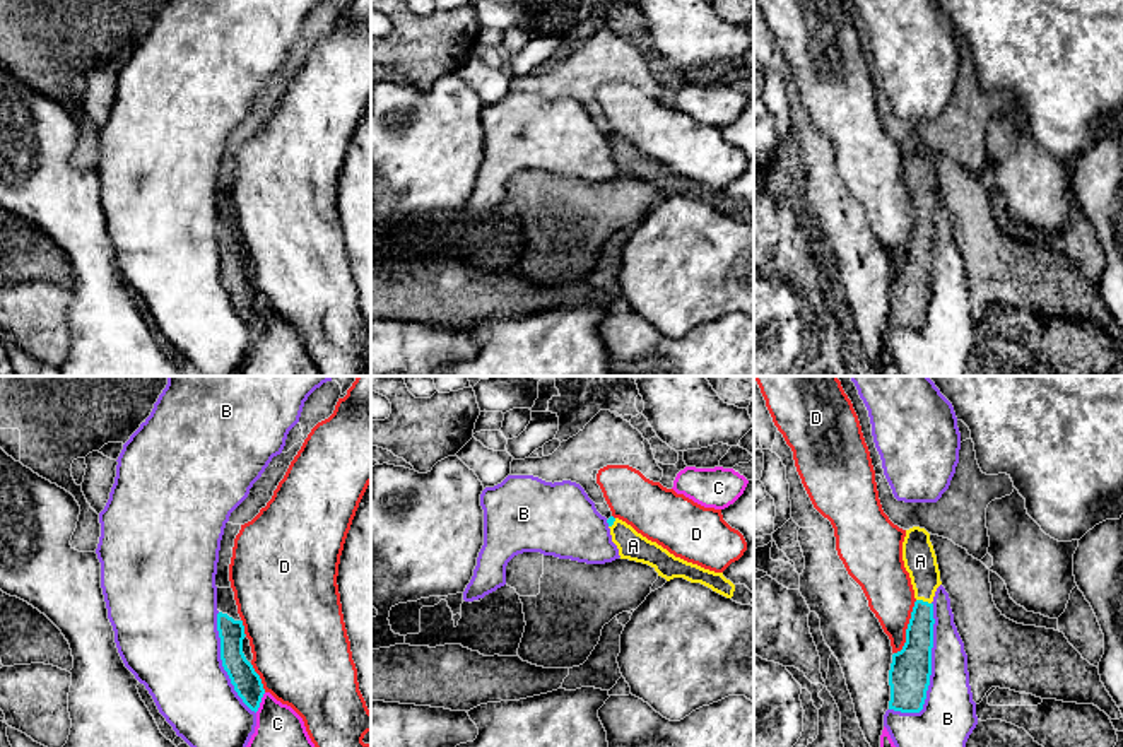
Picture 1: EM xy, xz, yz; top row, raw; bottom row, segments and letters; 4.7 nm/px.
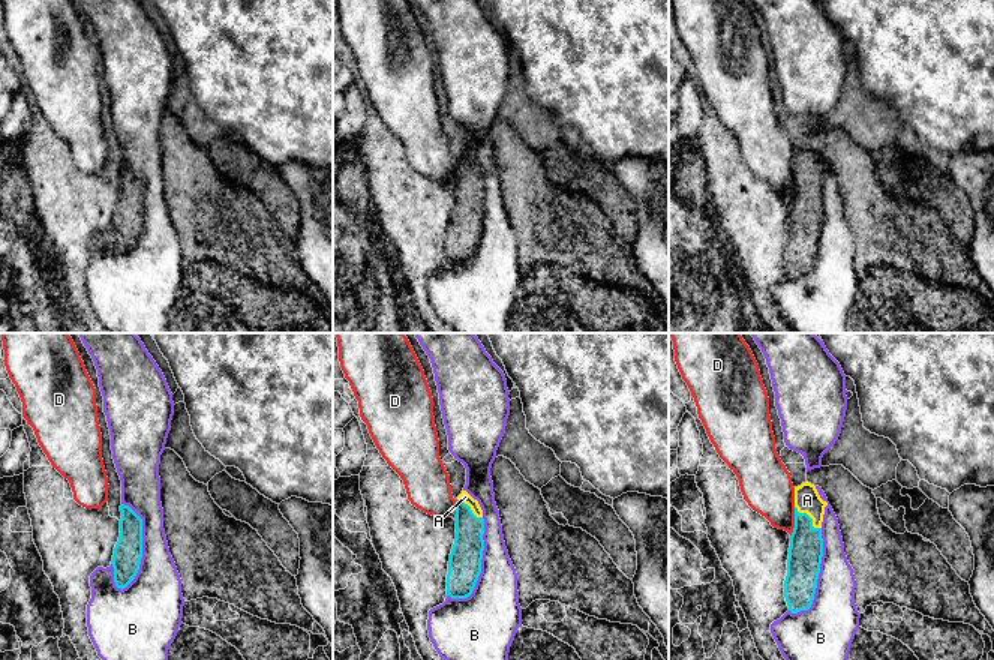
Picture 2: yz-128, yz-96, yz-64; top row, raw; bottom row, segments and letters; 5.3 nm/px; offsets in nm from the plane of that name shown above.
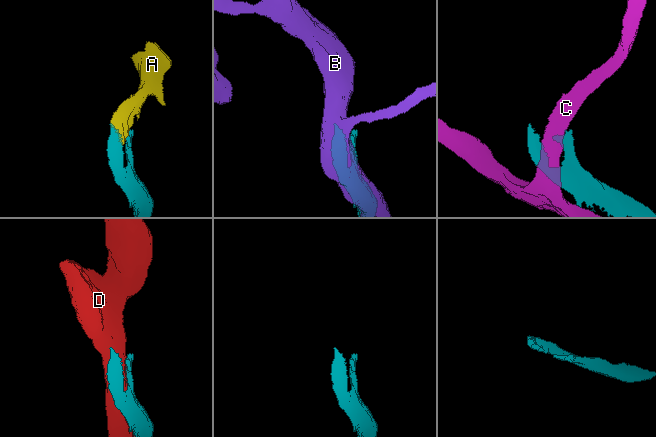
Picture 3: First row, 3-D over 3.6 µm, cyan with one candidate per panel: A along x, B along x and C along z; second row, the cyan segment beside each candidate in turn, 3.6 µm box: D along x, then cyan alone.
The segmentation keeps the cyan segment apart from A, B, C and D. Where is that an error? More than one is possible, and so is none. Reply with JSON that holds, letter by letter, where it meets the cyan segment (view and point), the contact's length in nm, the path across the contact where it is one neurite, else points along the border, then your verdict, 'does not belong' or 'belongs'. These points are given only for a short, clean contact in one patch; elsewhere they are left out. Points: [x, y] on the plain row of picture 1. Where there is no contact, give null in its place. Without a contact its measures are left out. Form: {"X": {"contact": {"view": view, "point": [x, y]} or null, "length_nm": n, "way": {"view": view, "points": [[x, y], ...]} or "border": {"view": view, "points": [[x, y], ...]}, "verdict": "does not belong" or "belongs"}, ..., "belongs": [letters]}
{"A": {"contact": {"view": "yz", "point": [922, 217]}, "length_nm": 80, "verdict": "belongs"}, "B": {"contact": {"view": "yz", "point": [930, 289]}, "length_nm": 550, "verdict": "does not belong"}, "C": {"contact": {"view": "xy", "point": [260, 318]}, "length_nm": 110, "verdict": "does not belong"}, "D": {"contact": {"view": "yz", "point": [908, 245]}, "length_nm": 280, "verdict": "does not belong"}, "belongs": ["A"]}

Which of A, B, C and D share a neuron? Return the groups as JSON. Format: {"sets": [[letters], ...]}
{"sets": [["A"], ["B"], ["C"], ["D"]]}

